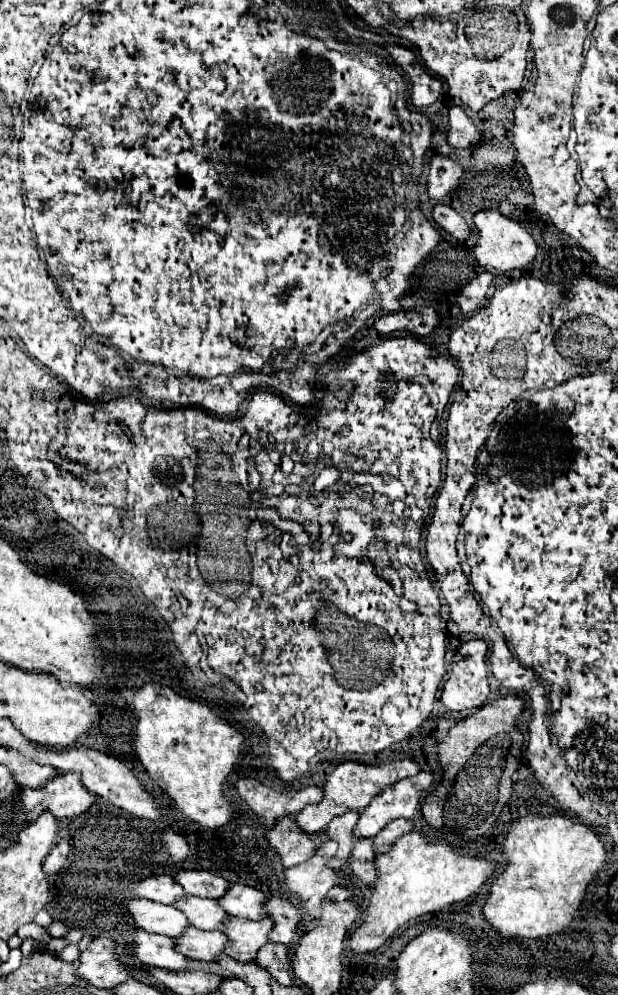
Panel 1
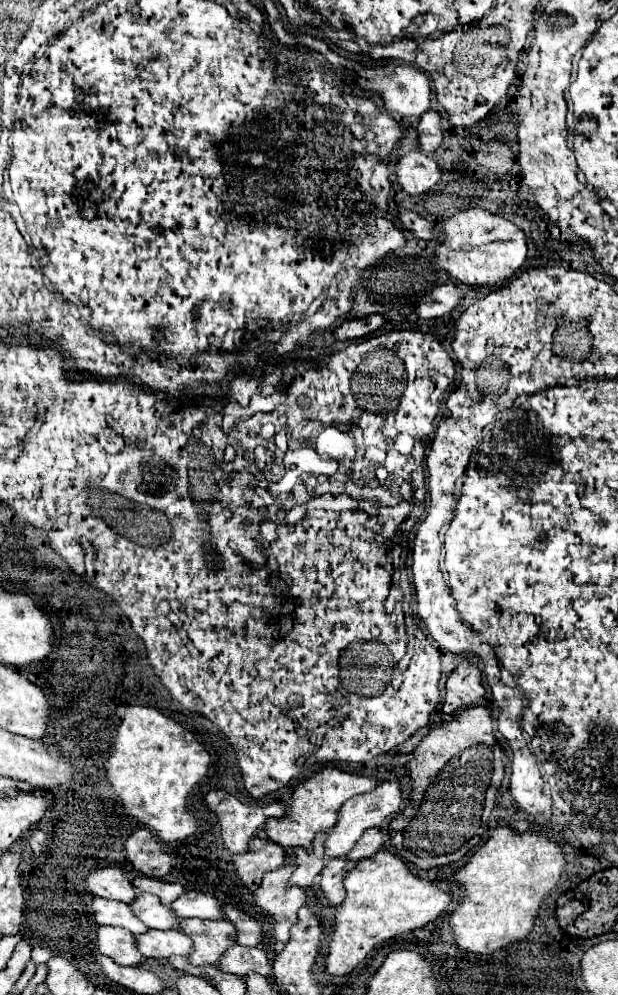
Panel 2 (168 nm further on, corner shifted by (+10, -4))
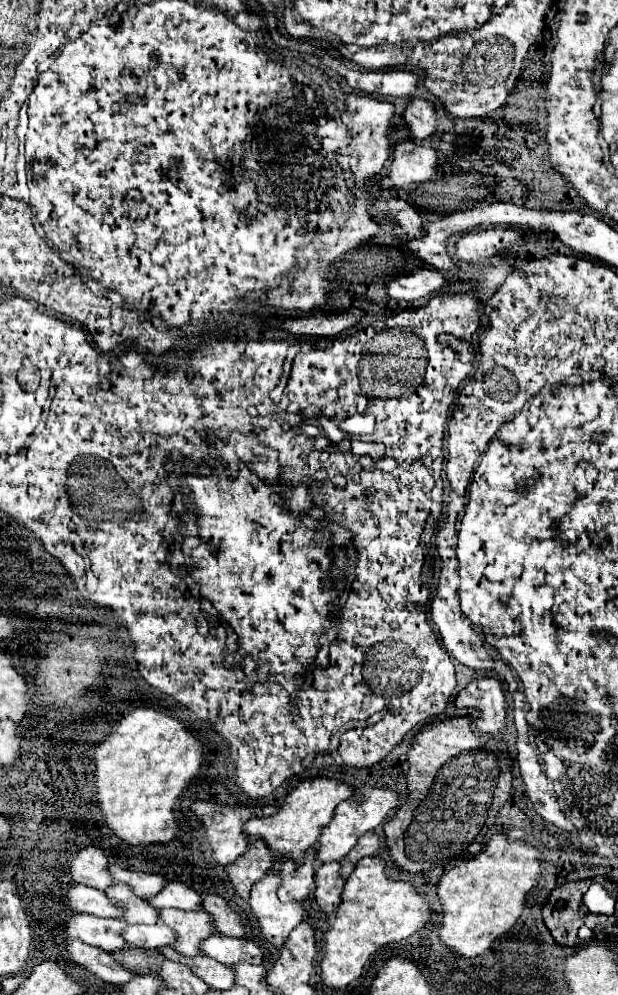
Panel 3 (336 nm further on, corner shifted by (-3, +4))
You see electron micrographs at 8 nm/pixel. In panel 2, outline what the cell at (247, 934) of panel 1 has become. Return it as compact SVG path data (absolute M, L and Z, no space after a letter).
M186 918L178 922L178 930L192 938L188 962L194 966L216 964L228 946L236 944L236 930L228 920Z

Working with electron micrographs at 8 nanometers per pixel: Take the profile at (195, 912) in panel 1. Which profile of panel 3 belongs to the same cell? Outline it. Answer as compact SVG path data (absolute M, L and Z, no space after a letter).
M125 884L113 886L107 892L107 896L125 908L125 916L123 916L125 922L129 922L129 924L155 924L155 922L159 922L157 908L149 906L149 902L145 898L139 898L137 894L133 894L133 890L129 890Z

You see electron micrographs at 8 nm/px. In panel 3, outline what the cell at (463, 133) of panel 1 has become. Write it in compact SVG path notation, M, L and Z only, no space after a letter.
M413 98L411 104L407 106L405 114L405 124L411 130L413 138L429 138L435 134L437 128L437 108L433 102L429 100L421 100L421 98Z

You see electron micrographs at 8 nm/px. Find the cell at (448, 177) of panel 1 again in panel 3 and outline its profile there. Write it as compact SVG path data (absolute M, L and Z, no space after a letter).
M411 140L399 142L393 152L389 172L381 178L381 188L407 188L411 184L423 184L439 172L437 152L429 146L415 144Z

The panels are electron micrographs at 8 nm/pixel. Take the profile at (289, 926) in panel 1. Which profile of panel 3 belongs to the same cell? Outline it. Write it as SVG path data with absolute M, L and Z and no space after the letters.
M209 894L209 896L205 896L201 906L203 906L203 910L207 910L213 916L213 922L221 934L233 936L233 938L245 938L243 918L221 896Z

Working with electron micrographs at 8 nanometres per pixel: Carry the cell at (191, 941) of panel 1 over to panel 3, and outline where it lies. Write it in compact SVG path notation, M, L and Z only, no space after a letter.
M131 924L123 930L123 938L139 948L163 948L171 946L173 940L177 940L177 934L163 924Z

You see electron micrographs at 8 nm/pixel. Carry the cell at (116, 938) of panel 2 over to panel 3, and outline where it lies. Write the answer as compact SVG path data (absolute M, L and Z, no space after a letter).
M75 914L65 924L69 938L79 938L85 944L101 946L107 952L117 952L125 948L125 940L121 938L121 930L127 926L125 920L113 918L97 918L91 914Z

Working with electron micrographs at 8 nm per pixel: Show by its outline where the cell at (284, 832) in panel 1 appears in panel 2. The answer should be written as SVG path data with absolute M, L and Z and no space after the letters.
M254 838L250 840L248 852L232 856L232 864L240 882L254 892L256 886L260 886L262 876L282 866L284 858L286 852L280 850L280 846L274 846L274 842L268 842L268 838Z

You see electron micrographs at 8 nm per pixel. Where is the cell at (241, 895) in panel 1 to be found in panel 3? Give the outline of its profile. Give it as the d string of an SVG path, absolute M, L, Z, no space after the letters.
M169 882L161 894L149 898L149 902L163 910L163 908L179 908L179 910L197 910L201 908L203 894L193 888L187 888L183 882Z

